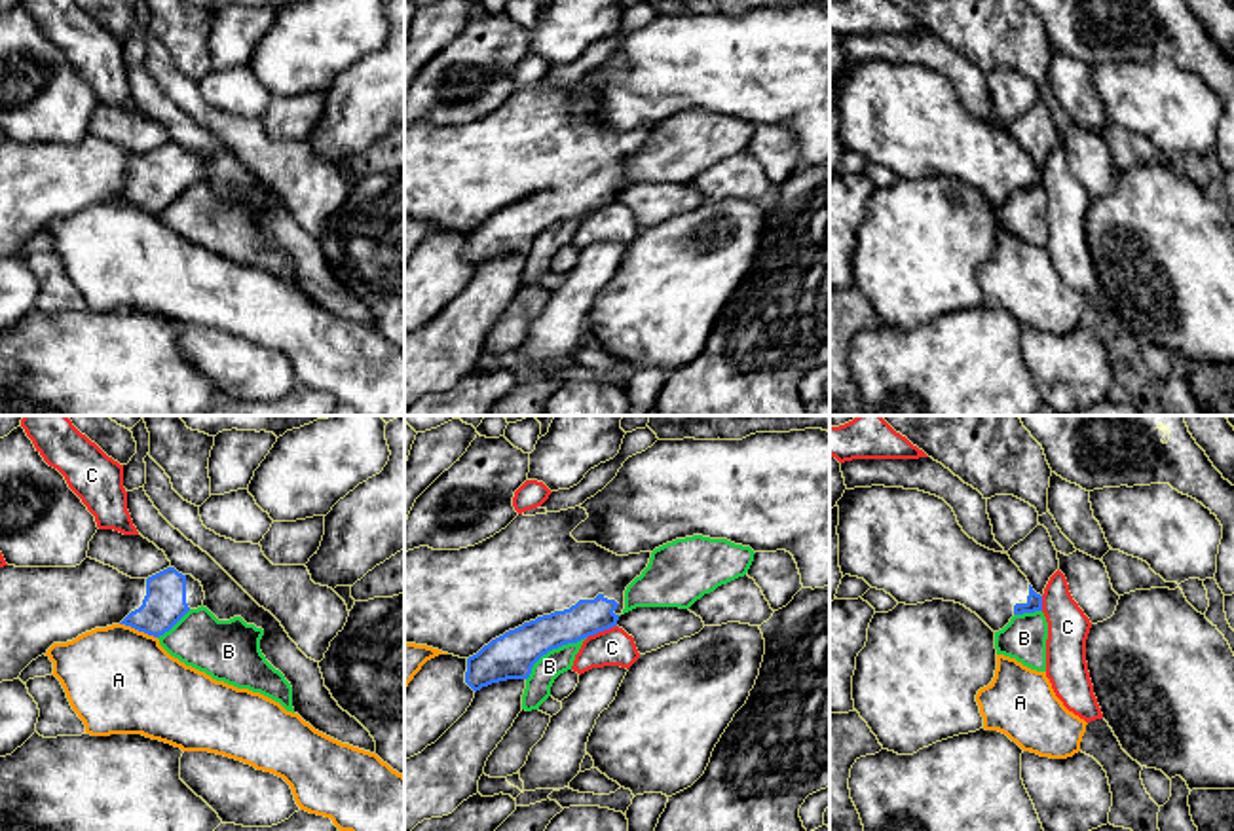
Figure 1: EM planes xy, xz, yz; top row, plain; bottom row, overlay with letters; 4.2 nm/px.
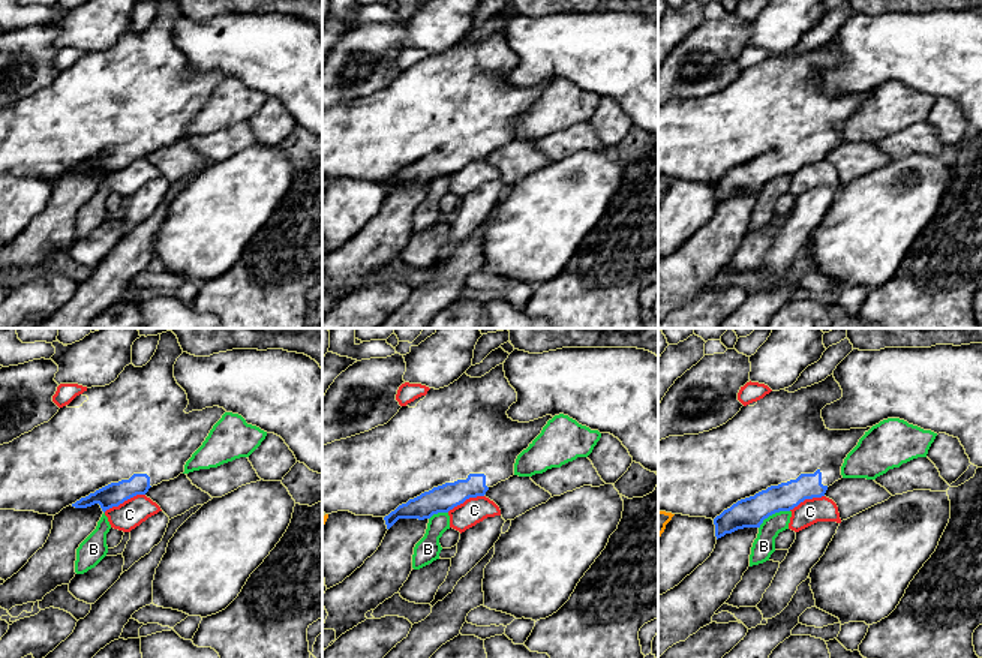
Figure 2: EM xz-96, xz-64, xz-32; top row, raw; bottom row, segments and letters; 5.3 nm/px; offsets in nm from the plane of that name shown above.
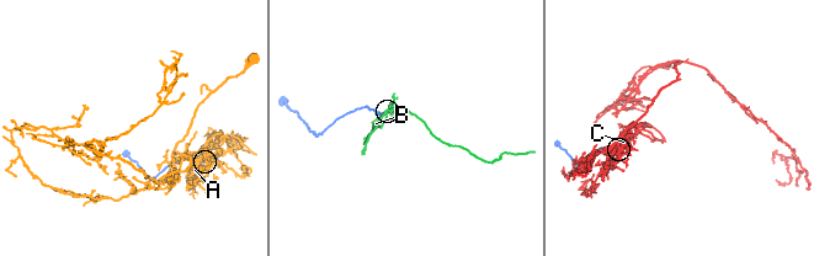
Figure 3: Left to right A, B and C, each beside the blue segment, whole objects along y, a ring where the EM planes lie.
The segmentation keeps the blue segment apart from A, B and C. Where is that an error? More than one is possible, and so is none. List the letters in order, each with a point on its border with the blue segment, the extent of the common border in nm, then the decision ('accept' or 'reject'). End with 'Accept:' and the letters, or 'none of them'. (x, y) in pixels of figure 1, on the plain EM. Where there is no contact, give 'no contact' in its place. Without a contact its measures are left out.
A: meets blue in xy at (139, 205); contact 170 nm long; reject
B: meets blue in xz at (551, 224); contact 320 nm long; reject
C: meets blue in xz at (600, 205); contact 140 nm long; reject
Accept: none of them

